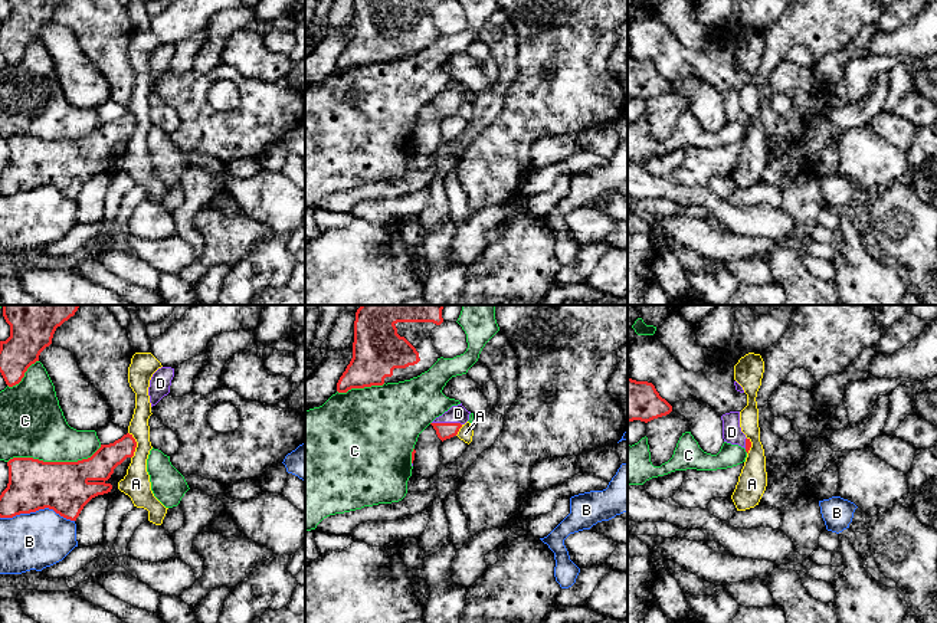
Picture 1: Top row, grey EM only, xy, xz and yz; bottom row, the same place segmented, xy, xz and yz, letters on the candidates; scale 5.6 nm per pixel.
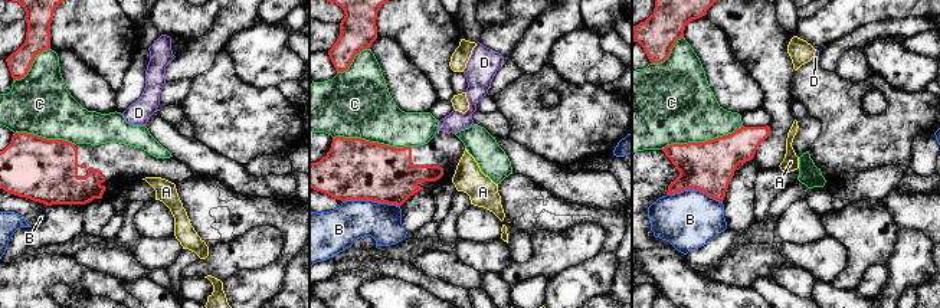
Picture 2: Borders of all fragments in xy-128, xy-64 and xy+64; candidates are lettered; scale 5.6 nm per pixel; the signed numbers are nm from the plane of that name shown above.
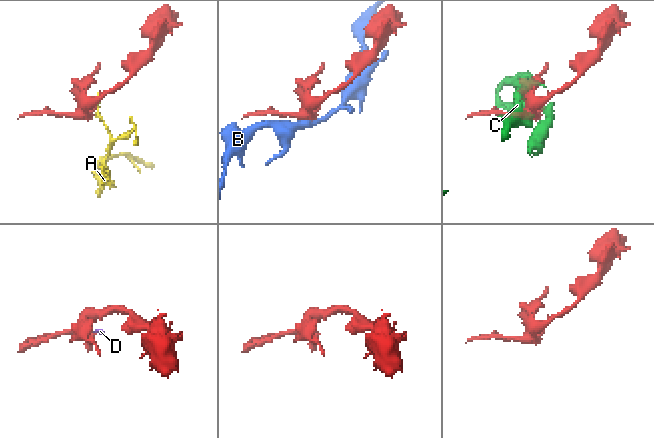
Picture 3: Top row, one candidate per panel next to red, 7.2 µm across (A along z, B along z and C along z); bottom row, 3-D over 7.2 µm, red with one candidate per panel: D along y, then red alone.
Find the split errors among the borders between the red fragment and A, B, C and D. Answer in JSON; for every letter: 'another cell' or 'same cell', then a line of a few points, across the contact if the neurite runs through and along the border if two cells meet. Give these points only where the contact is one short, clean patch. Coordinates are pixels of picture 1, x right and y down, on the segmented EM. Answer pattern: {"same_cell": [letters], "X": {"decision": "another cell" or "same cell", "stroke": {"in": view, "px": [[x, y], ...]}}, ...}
{"same_cell": ["D"], "A": {"decision": "another cell", "stroke": {"in": "xy", "px": [[128, 432], [136, 442], [136, 451], [131, 458]]}}, "B": {"decision": "another cell"}, "C": {"decision": "another cell"}, "D": {"decision": "same cell"}}

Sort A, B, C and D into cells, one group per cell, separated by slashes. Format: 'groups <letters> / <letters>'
groups A / B / C / D

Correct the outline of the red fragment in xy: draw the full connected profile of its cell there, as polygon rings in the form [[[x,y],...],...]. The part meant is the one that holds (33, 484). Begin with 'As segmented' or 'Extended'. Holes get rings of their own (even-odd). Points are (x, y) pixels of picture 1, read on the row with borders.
Extended. [[[127,433],[78,462],[43,462],[13,458],[7,462],[9,483],[0,495],[0,518],[13,518],[39,509],[53,509],[76,521],[83,506],[95,496],[118,491],[114,469],[130,466],[137,442]]]

